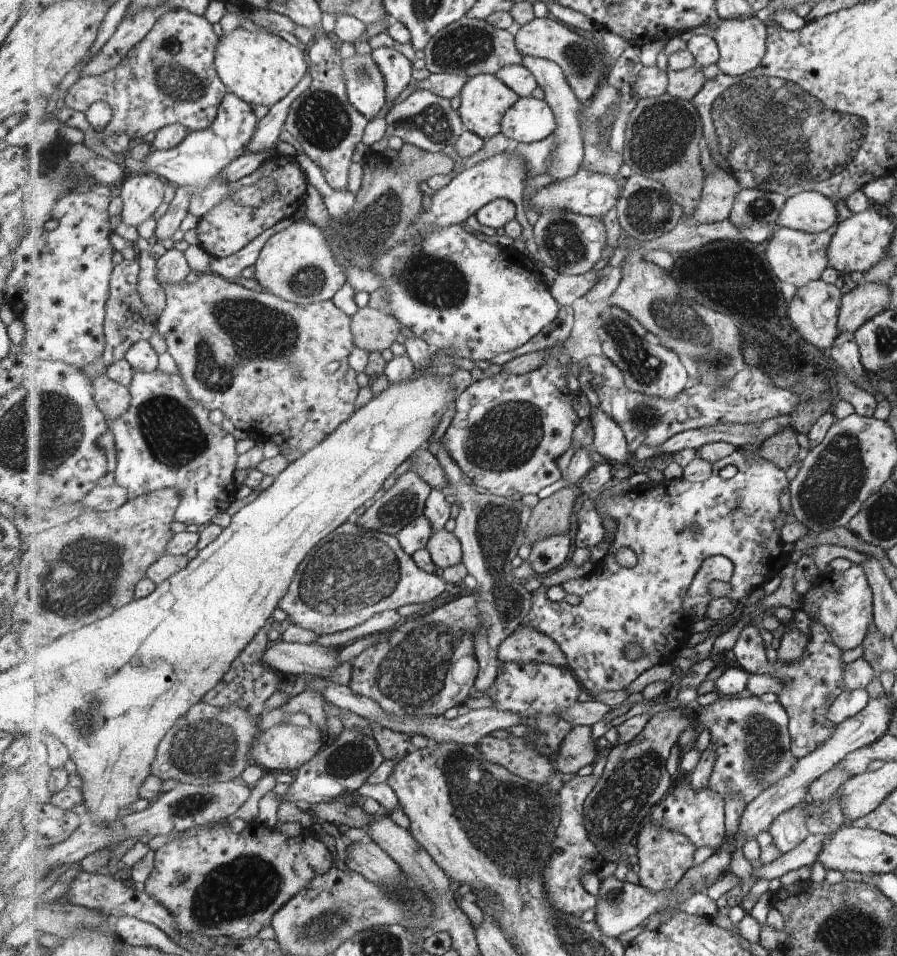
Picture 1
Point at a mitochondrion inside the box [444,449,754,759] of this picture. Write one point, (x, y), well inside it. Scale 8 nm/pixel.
(497, 525)

